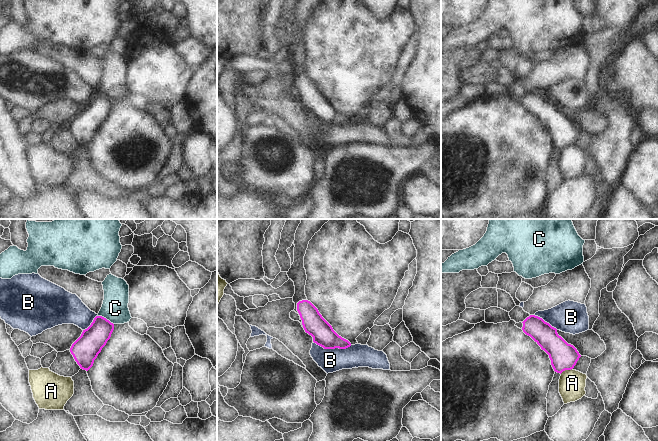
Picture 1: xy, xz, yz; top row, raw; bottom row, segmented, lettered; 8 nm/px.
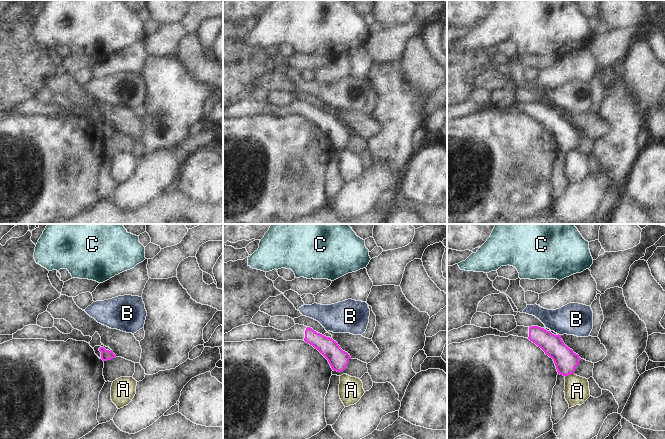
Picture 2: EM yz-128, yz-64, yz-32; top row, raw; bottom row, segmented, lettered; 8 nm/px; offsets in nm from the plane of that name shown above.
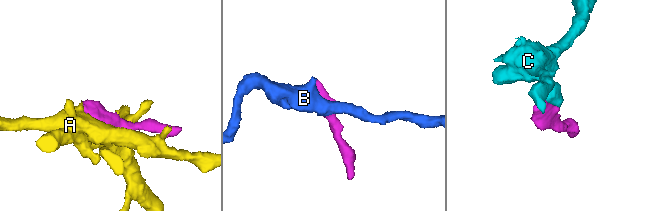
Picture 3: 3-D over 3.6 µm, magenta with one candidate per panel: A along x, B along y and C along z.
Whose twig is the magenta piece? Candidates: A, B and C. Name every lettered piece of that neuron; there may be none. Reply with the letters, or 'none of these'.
none of these

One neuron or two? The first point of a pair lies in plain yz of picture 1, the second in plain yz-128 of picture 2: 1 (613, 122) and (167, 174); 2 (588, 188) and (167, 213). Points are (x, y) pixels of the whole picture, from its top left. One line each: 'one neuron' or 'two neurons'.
1: two neurons
2: two neurons

